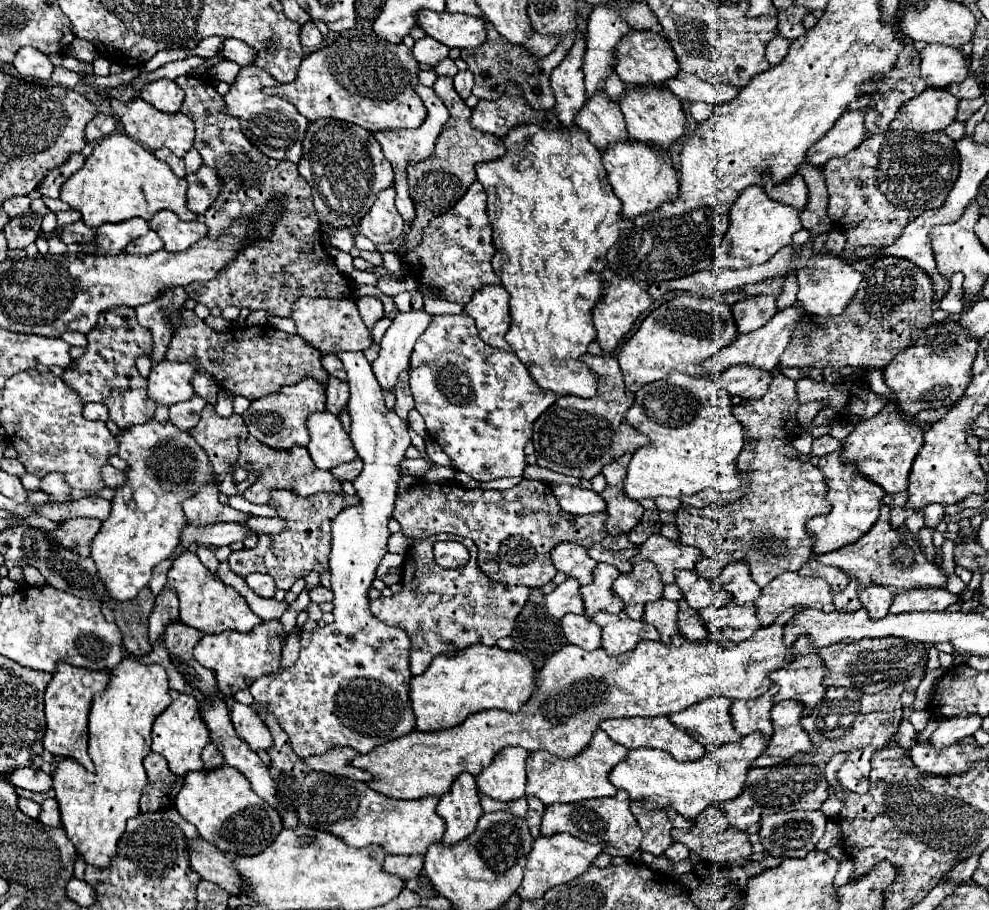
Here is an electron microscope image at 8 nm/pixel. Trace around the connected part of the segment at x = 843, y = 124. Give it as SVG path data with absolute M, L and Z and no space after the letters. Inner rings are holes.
M863 110L845 112L827 136L819 140L819 144L813 144L807 150L807 164L811 166L825 166L831 158L839 158L849 154L853 148L857 148L865 140L865 128L863 128Z

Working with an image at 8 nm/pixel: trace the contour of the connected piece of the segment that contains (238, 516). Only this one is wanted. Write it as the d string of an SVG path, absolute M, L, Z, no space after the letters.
M215 484L201 486L195 496L183 502L185 516L191 524L211 524L211 522L247 522L251 514L243 514L233 510L231 506L223 506L219 500L219 490Z

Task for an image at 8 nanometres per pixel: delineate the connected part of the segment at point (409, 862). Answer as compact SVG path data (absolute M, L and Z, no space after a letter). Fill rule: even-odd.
M387 854L383 860L383 870L387 874L399 876L403 880L411 880L413 876L419 876L423 868L423 856L393 856Z

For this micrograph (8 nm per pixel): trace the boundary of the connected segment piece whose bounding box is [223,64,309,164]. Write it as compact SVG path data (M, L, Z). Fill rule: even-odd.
M253 64L243 66L241 72L237 74L237 80L231 84L231 90L223 96L225 112L239 120L245 138L251 144L255 144L255 148L261 150L265 156L275 158L275 160L289 160L297 164L301 156L301 142L303 142L309 120L301 116L295 110L295 106L289 104L287 100L263 94L261 88L273 86L273 84L277 82L269 74L265 74L261 68L255 68Z

